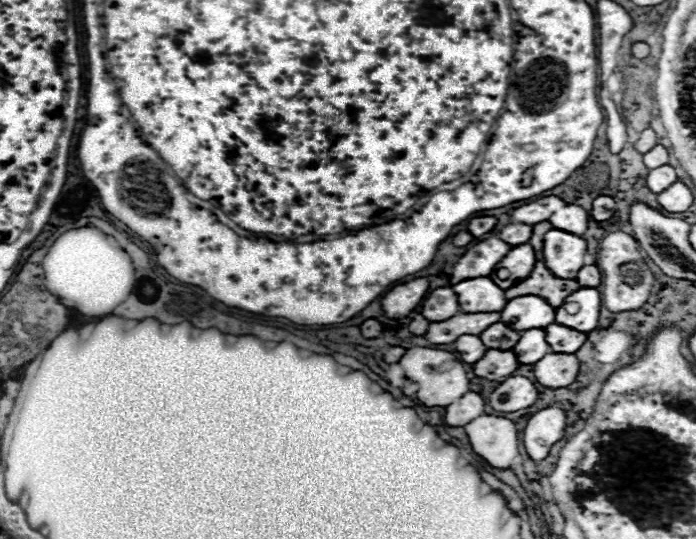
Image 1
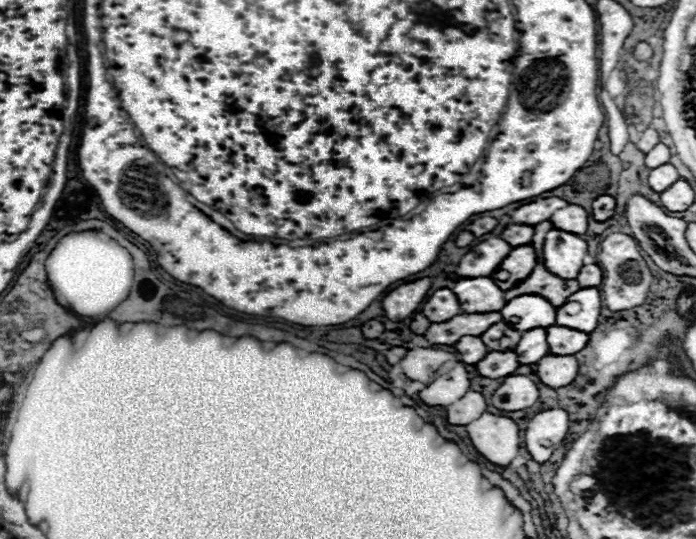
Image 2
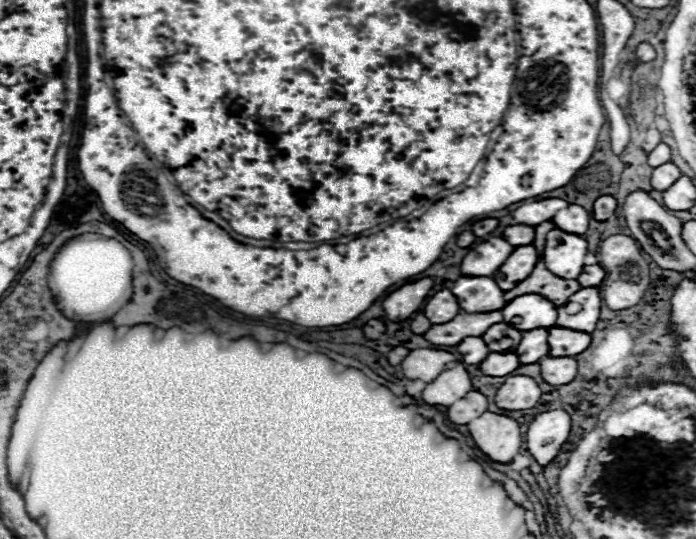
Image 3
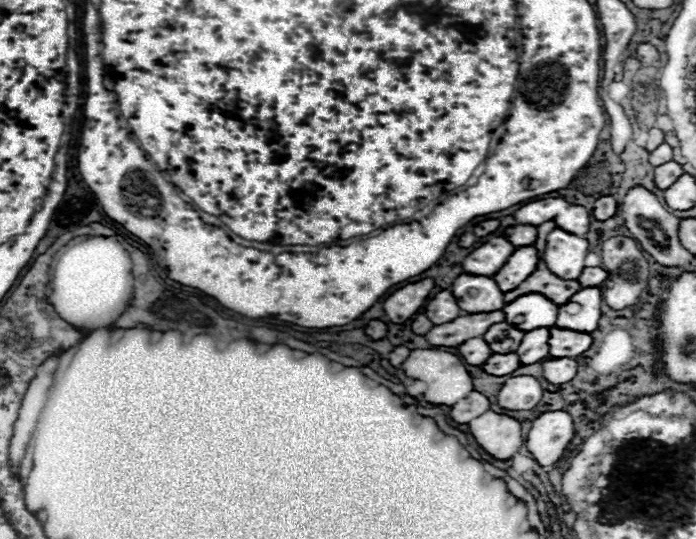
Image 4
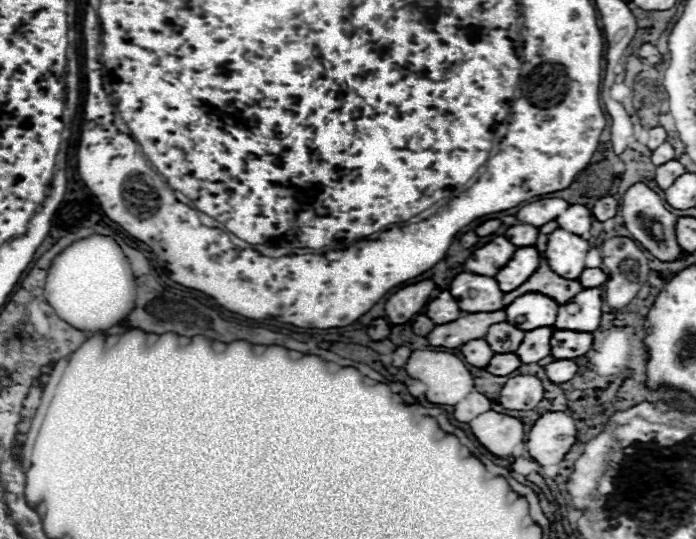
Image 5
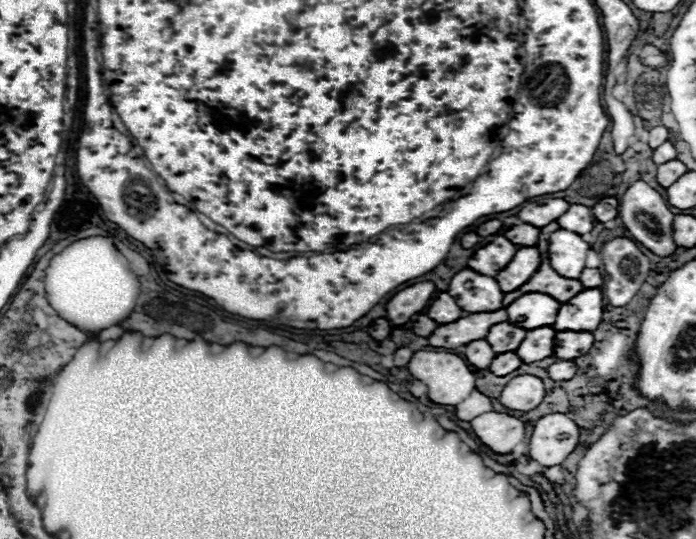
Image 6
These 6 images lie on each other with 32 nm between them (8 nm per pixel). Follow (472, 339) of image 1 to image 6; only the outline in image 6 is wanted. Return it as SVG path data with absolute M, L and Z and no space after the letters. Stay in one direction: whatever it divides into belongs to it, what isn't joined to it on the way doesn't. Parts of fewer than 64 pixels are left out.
M472 340L464 346L464 356L472 366L488 368L488 364L496 356L496 352L492 350L492 346L486 340Z

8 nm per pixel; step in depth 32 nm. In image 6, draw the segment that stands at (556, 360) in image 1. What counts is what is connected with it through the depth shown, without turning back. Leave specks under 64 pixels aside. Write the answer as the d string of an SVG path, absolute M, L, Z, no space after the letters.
M558 360L552 366L548 366L548 376L558 382L558 380L570 380L576 374L576 364L572 360Z

